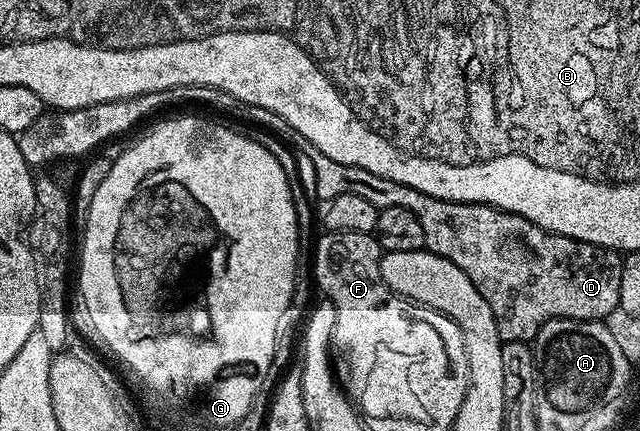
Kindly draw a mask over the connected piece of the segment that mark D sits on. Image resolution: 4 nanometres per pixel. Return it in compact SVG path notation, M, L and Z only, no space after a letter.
M184 85L183 87L171 87L167 91L155 91L154 93L147 93L145 95L139 95L138 97L132 97L126 101L108 101L107 103L99 103L98 105L92 105L91 107L83 107L82 109L63 109L60 111L45 111L42 112L39 119L35 119L35 123L31 123L31 127L27 127L27 131L16 134L17 146L19 151L23 155L23 159L31 167L38 167L37 165L49 165L52 161L57 161L60 157L81 157L84 153L92 154L93 148L96 145L101 145L104 141L109 141L112 137L117 137L120 133L125 133L128 129L136 127L140 121L148 119L152 113L157 113L160 109L165 109L168 105L210 105L217 113L226 113L229 117L238 117L241 121L254 121L255 124L261 125L257 127L264 127L268 132L275 134L276 137L280 137L281 142L288 145L293 150L294 154L303 156L309 160L309 165L313 168L313 185L311 181L311 189L315 194L317 192L316 200L324 203L335 199L335 195L359 195L362 199L367 199L367 203L371 203L378 211L391 207L392 205L398 205L399 207L407 207L407 211L415 211L415 215L419 219L419 223L423 223L423 235L425 236L425 249L430 253L439 255L443 259L447 259L451 263L455 263L455 267L459 267L459 271L463 271L463 275L467 275L467 279L471 279L471 283L475 283L475 291L479 291L479 295L483 295L483 299L487 299L487 303L491 307L491 315L495 315L495 323L497 324L497 330L501 336L502 342L506 341L523 341L526 343L532 342L533 338L537 336L537 332L544 326L545 322L555 319L556 317L566 317L567 319L575 319L576 321L600 321L604 322L609 313L615 311L615 309L621 303L621 267L623 264L623 257L620 252L612 249L604 249L601 245L588 245L582 241L573 241L569 237L560 237L558 233L549 233L543 227L539 227L535 223L531 223L527 219L523 219L519 215L514 213L508 213L502 209L492 209L490 205L476 205L475 203L455 203L454 201L444 201L443 199L435 199L431 195L423 195L419 191L415 191L411 187L406 185L400 185L395 183L391 179L383 179L383 175L374 175L371 171L363 171L363 167L351 167L347 163L335 163L335 159L331 159L327 155L323 155L323 151L319 151L314 147L307 139L303 139L303 135L299 135L299 131L295 131L286 123L283 119L279 119L279 115L275 115L275 111L267 111L267 107L255 107L251 103L243 103L239 99L235 99L235 95L227 95L227 91L219 91L219 87L203 87L202 85Z

